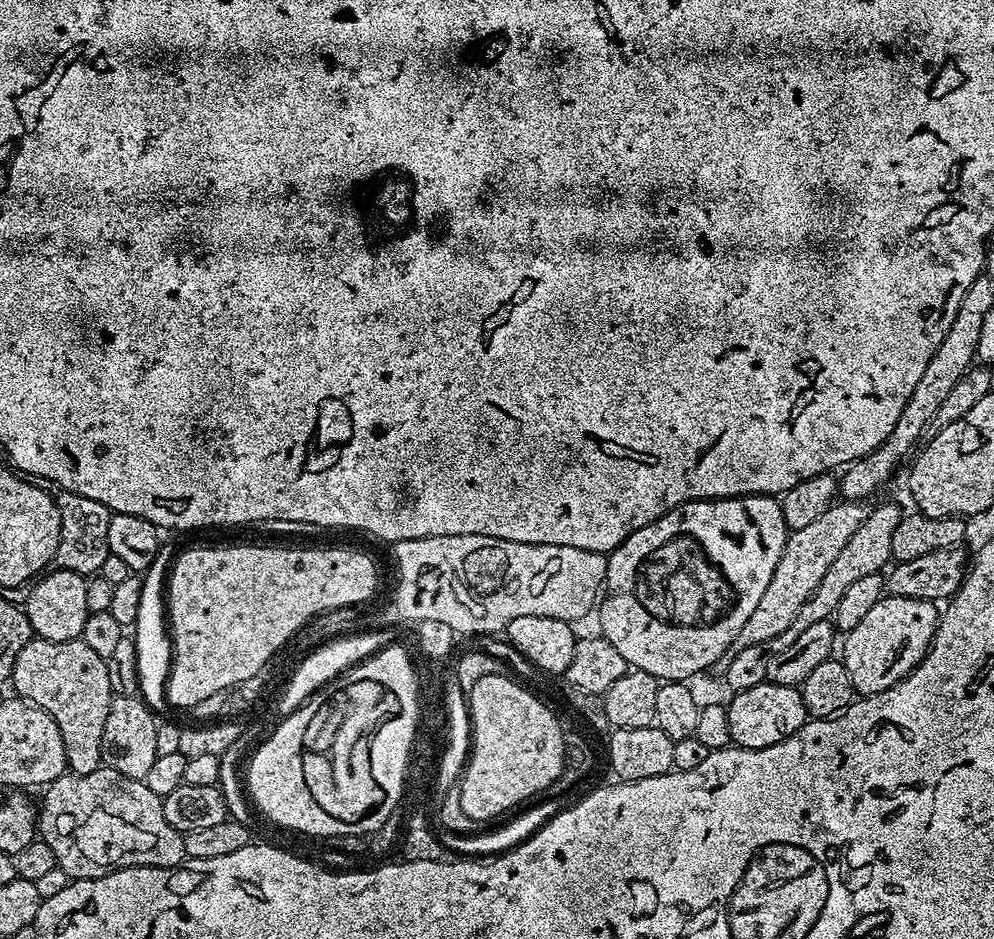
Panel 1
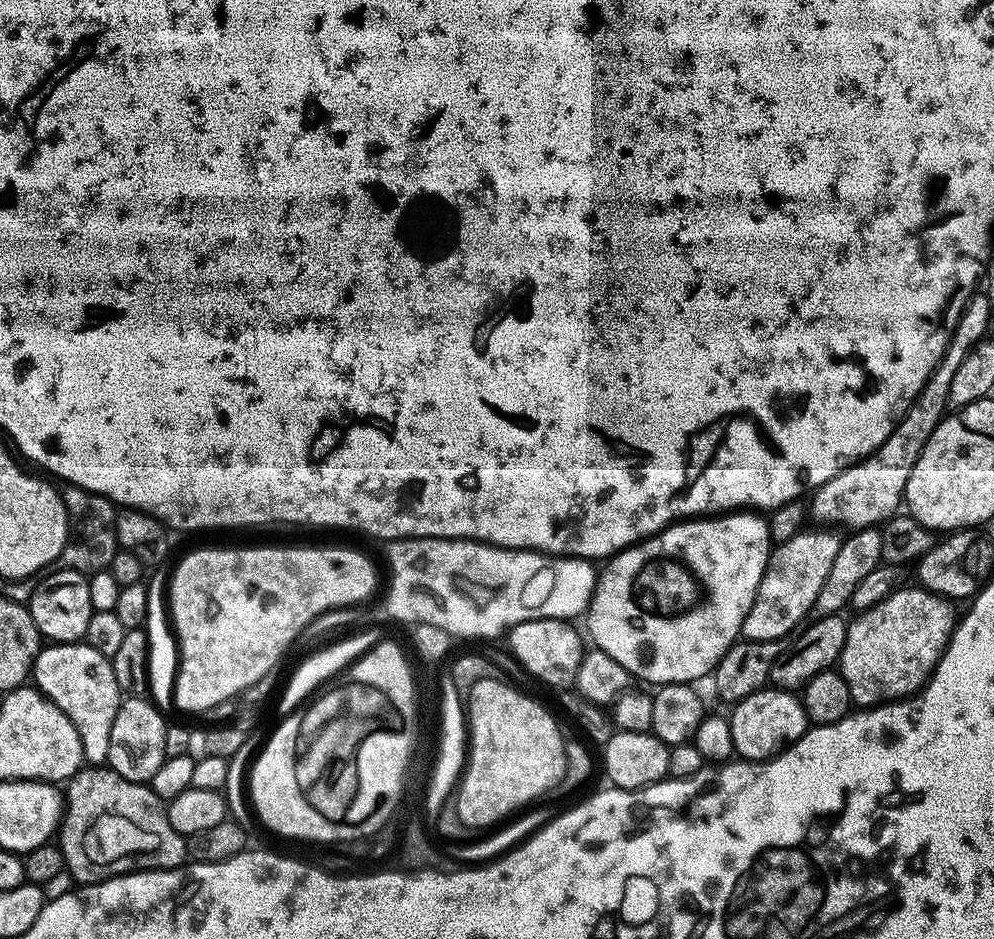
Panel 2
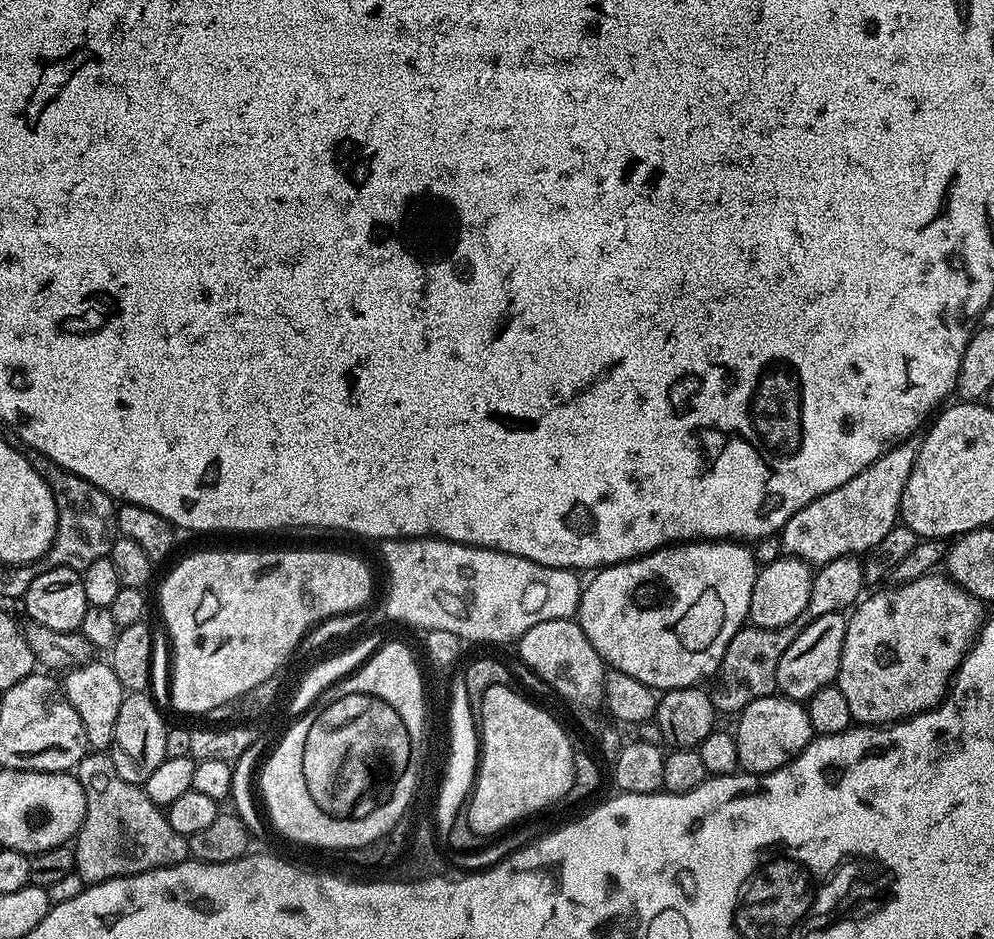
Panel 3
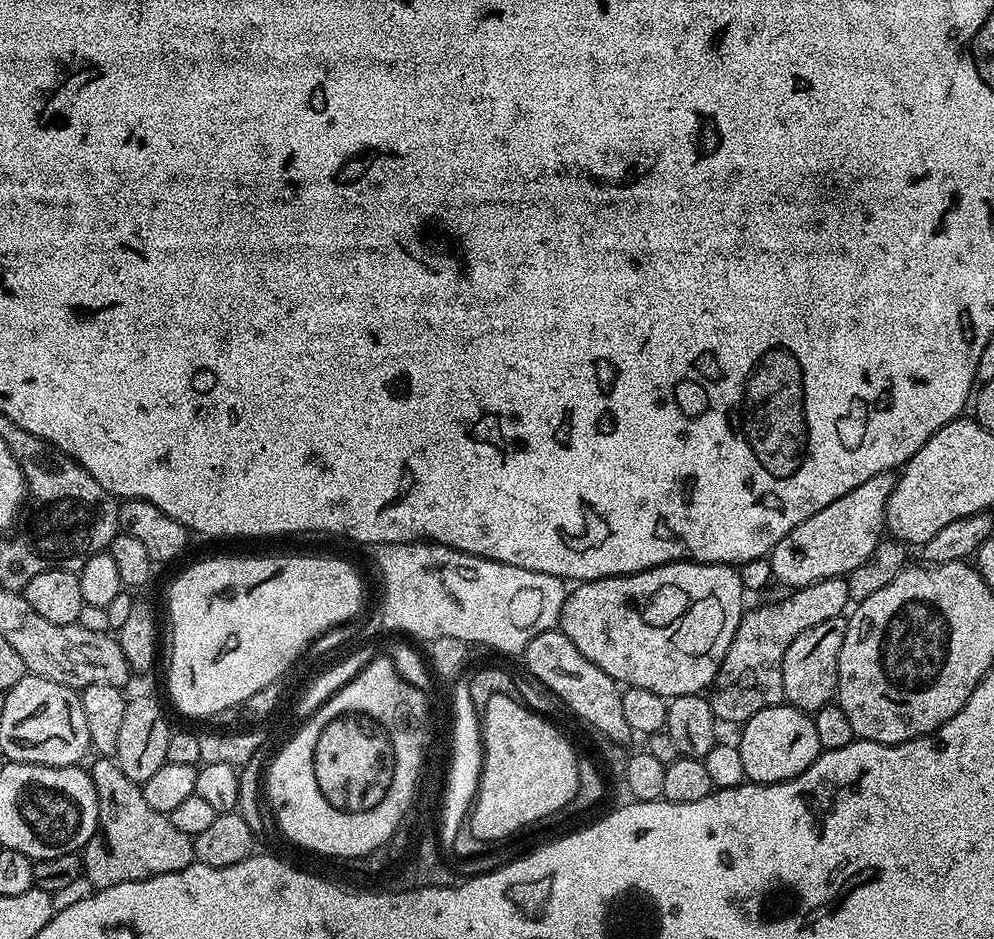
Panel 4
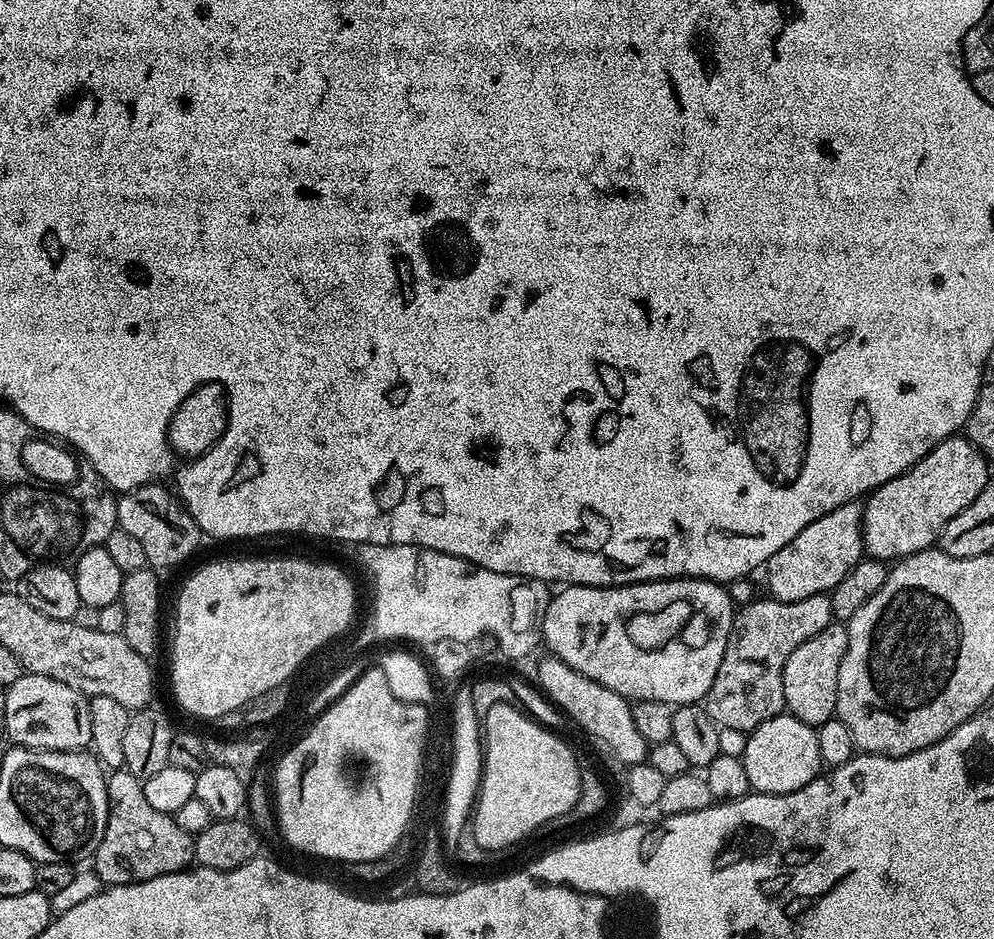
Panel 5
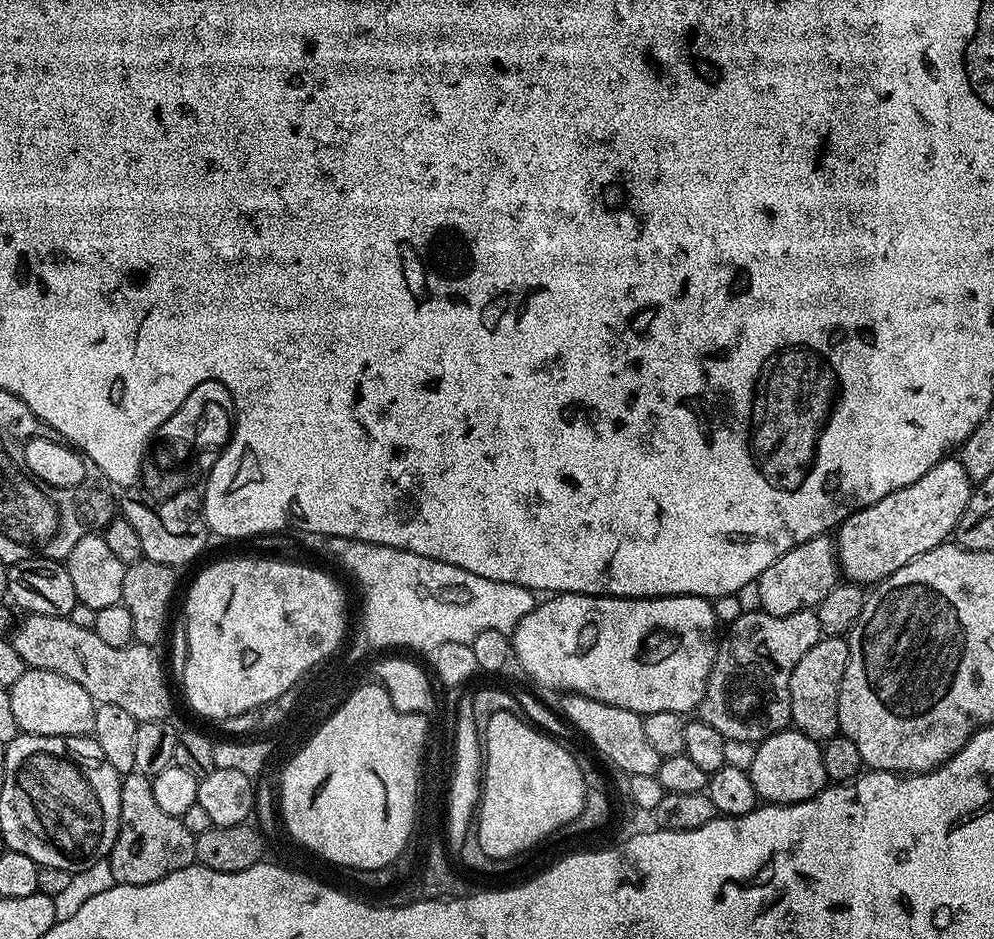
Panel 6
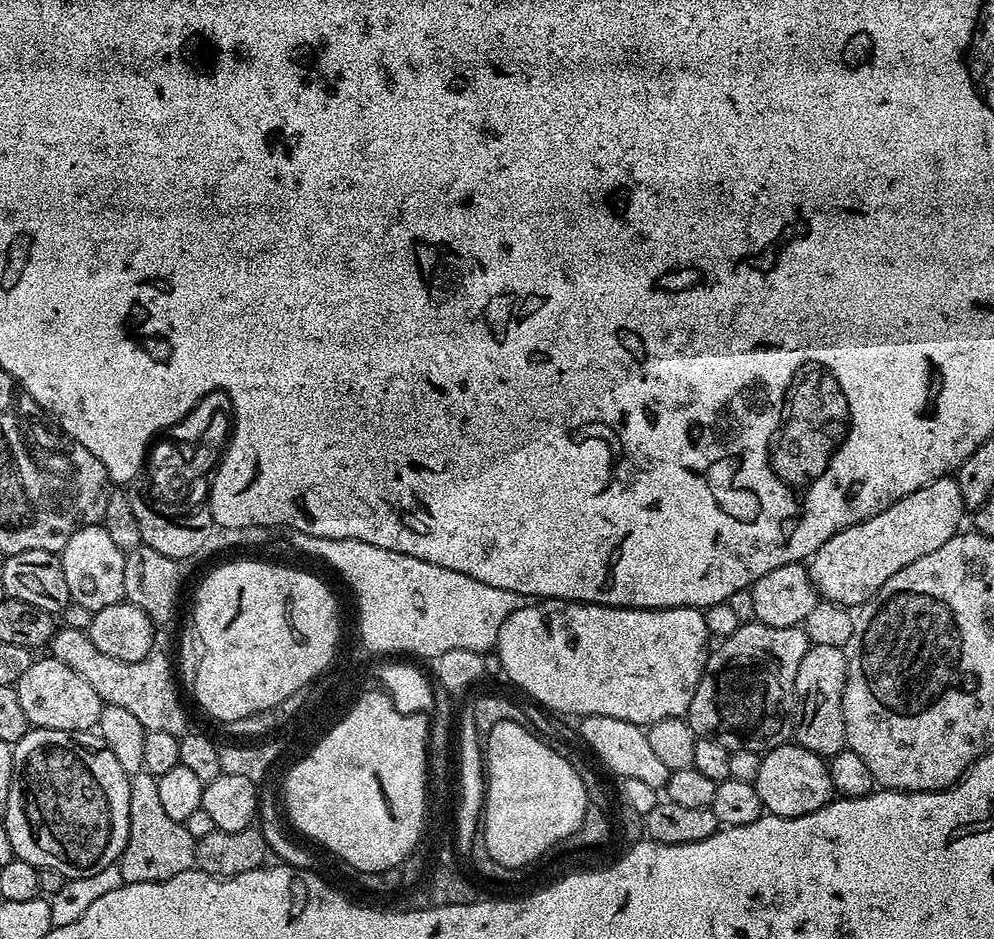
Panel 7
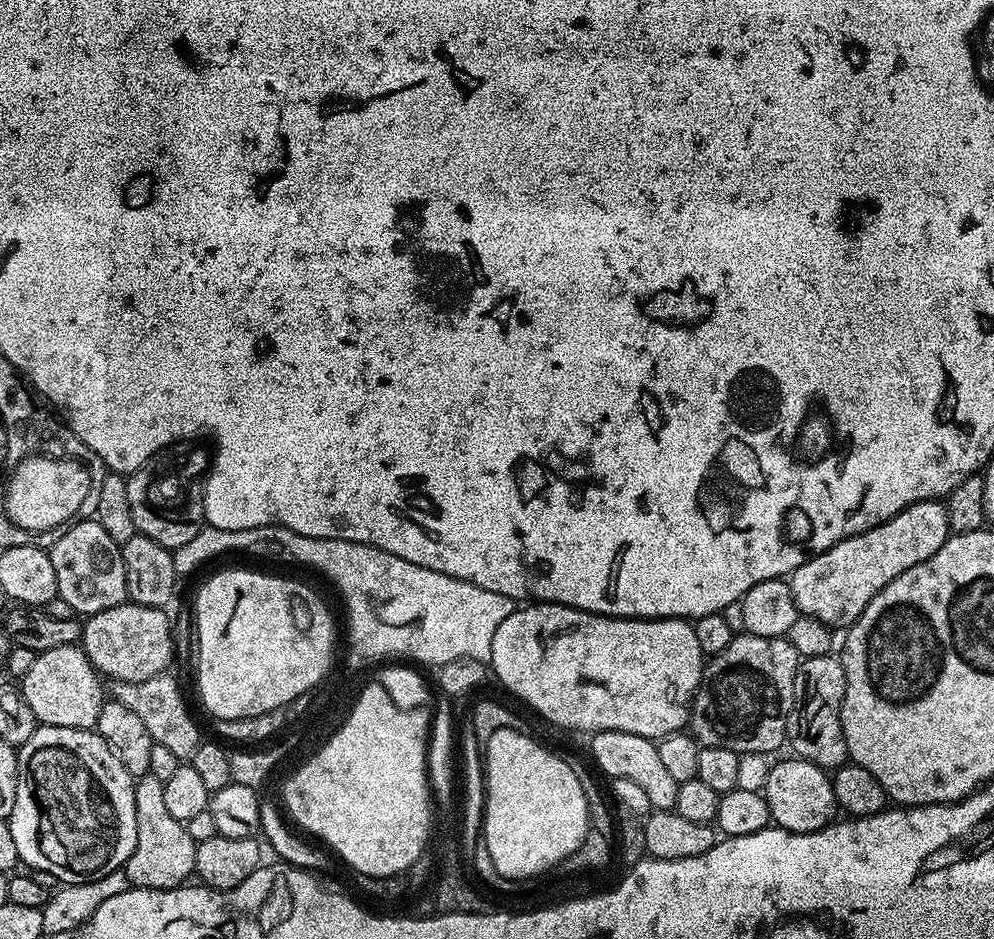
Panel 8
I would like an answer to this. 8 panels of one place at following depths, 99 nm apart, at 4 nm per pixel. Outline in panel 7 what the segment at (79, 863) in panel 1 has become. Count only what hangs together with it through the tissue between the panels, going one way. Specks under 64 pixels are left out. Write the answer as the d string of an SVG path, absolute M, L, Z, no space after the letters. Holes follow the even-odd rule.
M146 771L131 773L130 826L124 853L120 855L119 866L125 884L149 884L174 878L183 872L193 871L196 863L196 842L179 820L166 815L162 797L158 794L156 777Z

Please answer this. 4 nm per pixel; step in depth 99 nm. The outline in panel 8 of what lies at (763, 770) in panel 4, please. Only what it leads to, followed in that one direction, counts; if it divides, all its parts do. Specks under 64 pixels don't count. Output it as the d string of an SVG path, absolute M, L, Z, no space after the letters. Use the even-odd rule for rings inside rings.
M780 760L768 772L762 791L770 806L772 824L791 832L817 832L833 823L838 816L836 795L829 773L808 760Z

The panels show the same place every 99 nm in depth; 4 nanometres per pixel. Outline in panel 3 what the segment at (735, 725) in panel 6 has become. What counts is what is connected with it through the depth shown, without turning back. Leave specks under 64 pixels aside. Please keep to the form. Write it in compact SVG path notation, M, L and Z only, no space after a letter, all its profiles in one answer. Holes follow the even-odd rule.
M856 556L834 558L834 562L821 564L815 569L809 601L806 602L805 610L799 619L778 629L741 626L734 634L734 638L730 638L726 654L714 677L716 685L710 688L717 713L738 714L743 708L750 706L750 702L773 695L777 691L776 671L780 656L786 650L786 646L794 642L802 625L810 623L814 618L822 618L822 614L847 613L861 599L860 591L863 588L866 588L863 563Z

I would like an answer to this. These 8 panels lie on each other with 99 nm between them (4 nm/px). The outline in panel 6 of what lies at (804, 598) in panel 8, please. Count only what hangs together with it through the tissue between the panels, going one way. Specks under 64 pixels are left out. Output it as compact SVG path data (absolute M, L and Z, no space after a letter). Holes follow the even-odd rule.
M959 458L937 462L918 482L886 494L878 502L851 512L835 533L836 558L845 581L861 586L875 586L906 562L945 543L955 533L956 523L970 502L974 481L968 477Z

